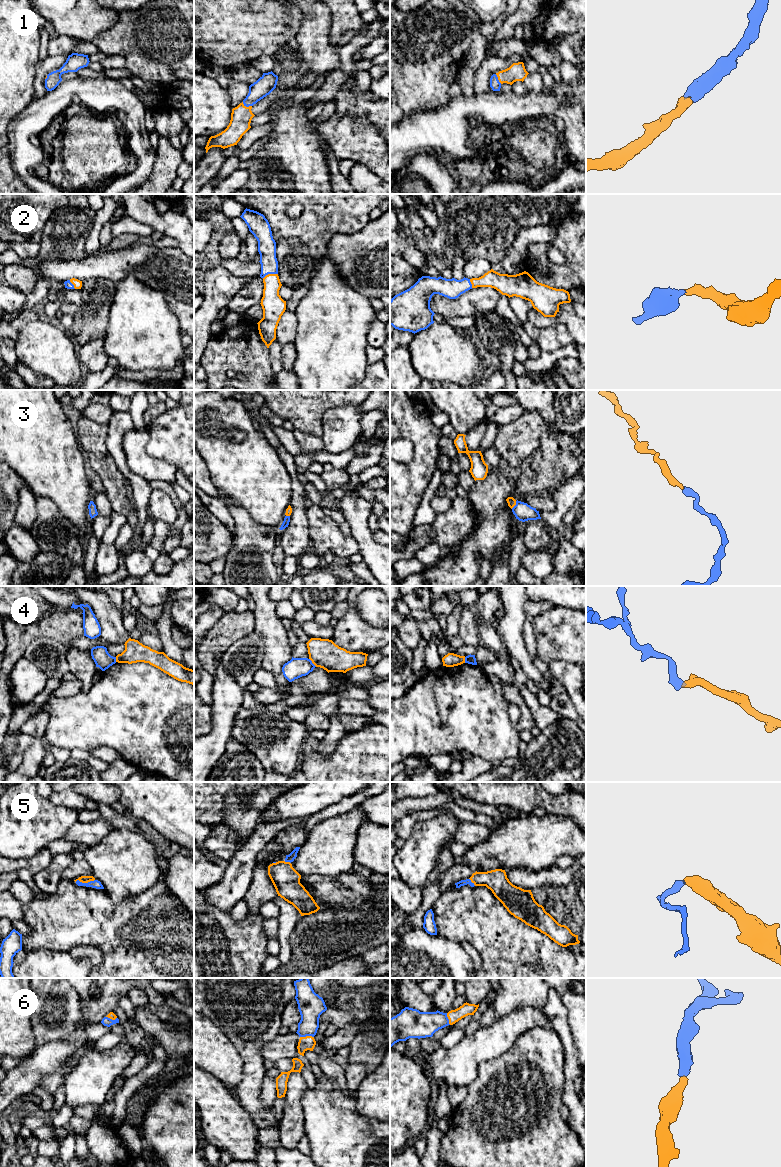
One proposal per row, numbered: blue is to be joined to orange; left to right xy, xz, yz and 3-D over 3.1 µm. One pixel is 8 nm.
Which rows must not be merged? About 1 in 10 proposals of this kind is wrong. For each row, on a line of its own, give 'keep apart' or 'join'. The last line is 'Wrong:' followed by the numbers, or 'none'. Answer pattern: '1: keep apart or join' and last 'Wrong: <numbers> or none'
1: join
2: join
3: join
4: keep apart
5: join
6: join
Wrong: 4

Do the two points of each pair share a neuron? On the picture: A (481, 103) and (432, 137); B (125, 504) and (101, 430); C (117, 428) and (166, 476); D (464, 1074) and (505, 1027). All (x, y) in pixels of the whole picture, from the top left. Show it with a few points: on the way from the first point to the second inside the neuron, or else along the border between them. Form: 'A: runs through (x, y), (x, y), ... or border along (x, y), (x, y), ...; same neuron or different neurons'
A: runs through (469, 109), (464, 110), (444, 129); same neuron
B: runs through (114, 486), (112, 478), (100, 461), (99, 448); same neuron
C: border along (135, 428), (123, 438), (125, 459); different neurons
D: runs through (470, 1062), (493, 1039); same neuron

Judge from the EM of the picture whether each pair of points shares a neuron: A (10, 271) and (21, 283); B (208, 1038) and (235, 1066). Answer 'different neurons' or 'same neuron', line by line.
A: same neuron
B: same neuron

